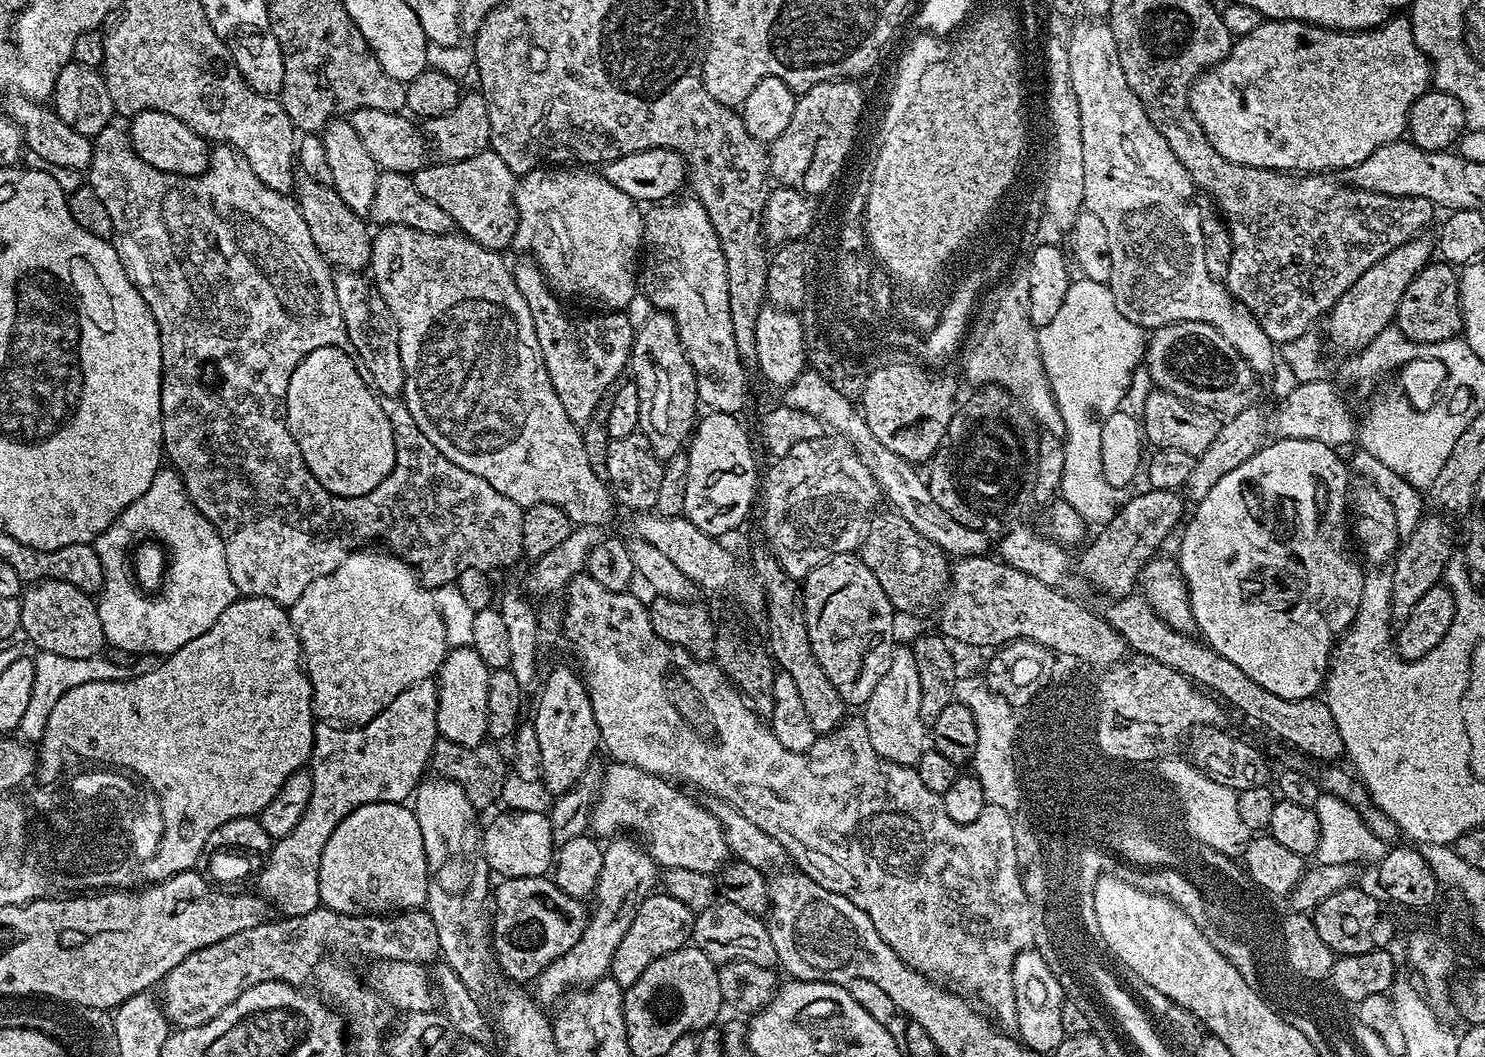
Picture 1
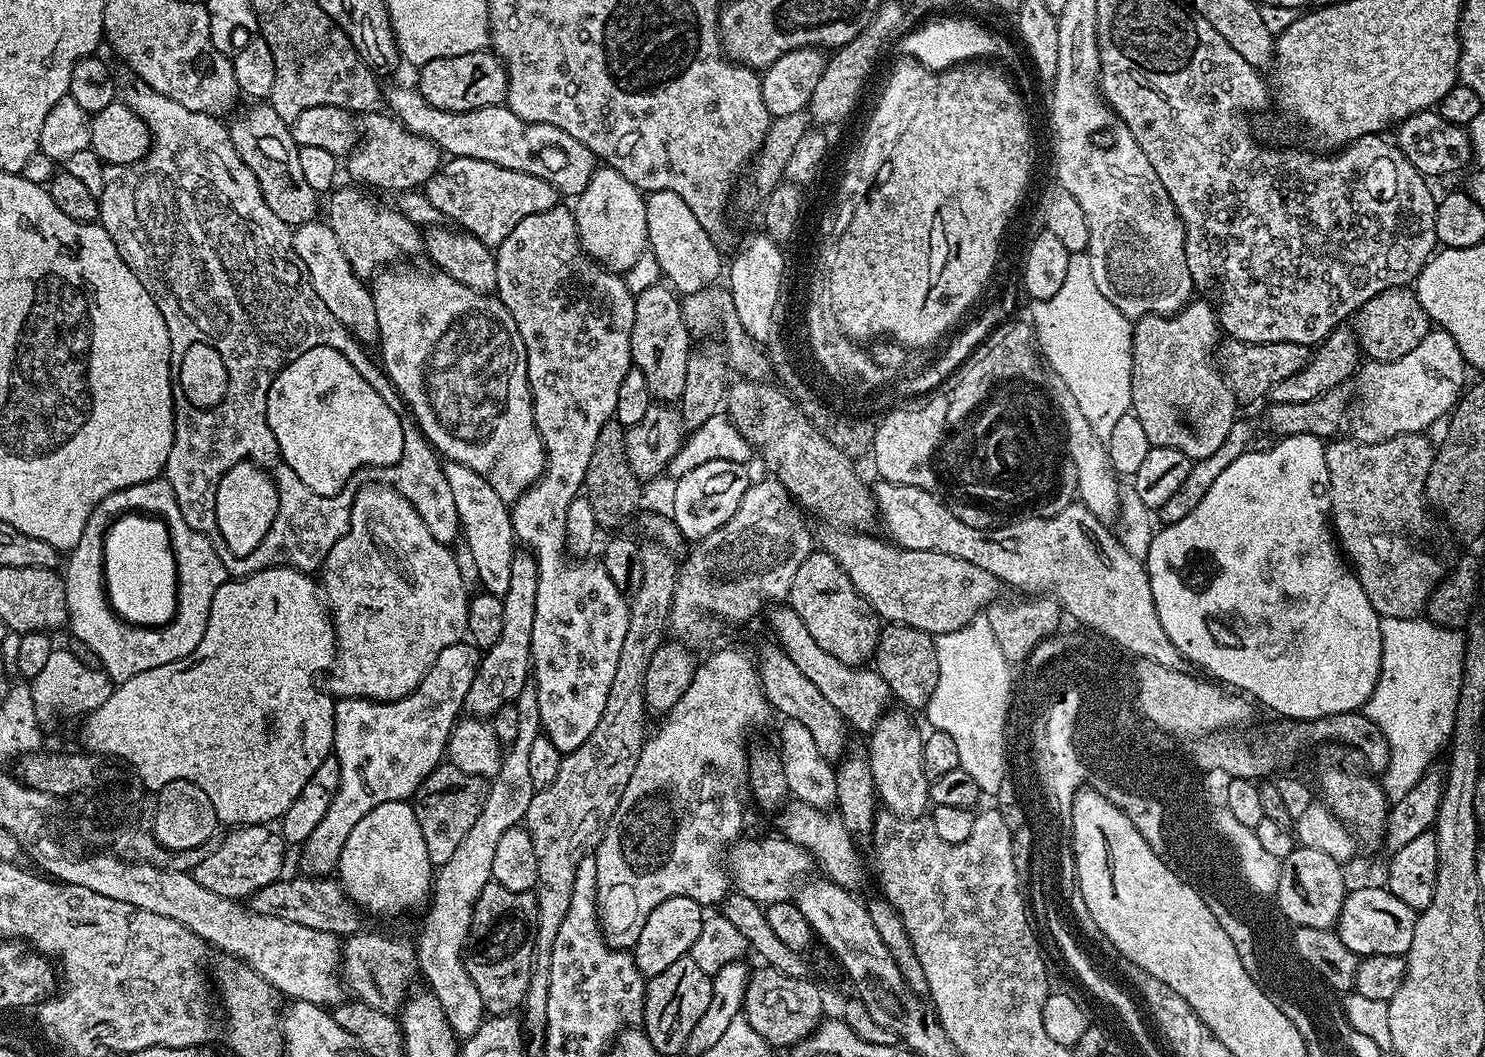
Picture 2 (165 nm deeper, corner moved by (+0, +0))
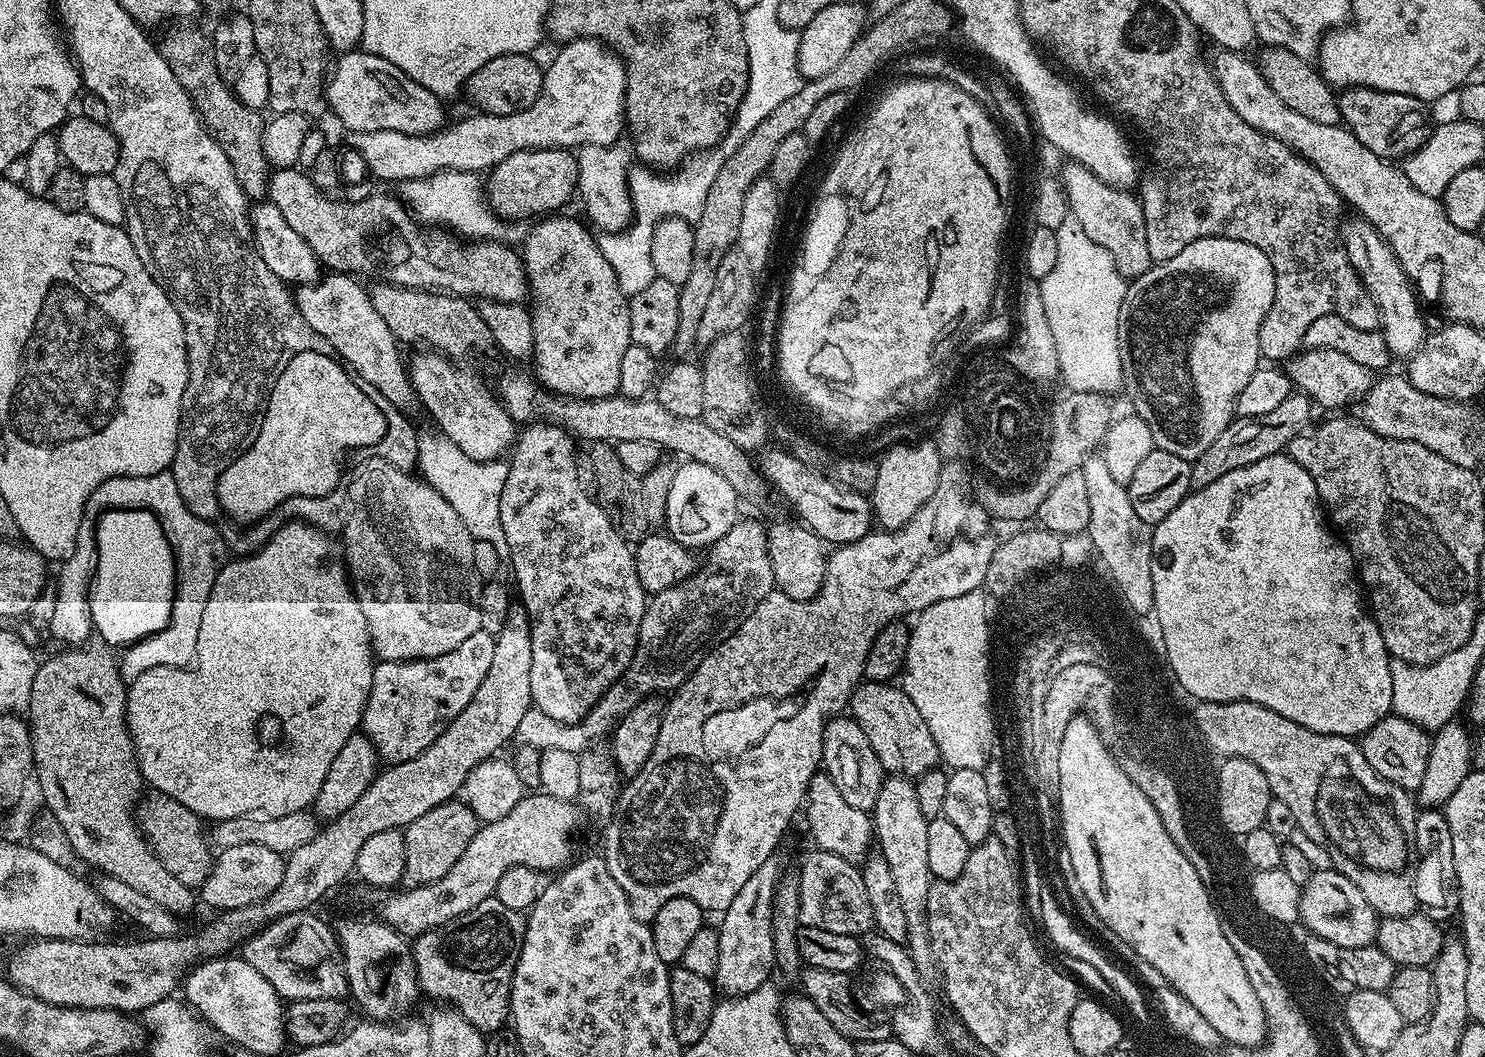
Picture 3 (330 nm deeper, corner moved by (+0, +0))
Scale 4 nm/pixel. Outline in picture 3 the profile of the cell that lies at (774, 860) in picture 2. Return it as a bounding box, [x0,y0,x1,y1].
[798,850,873,938]

